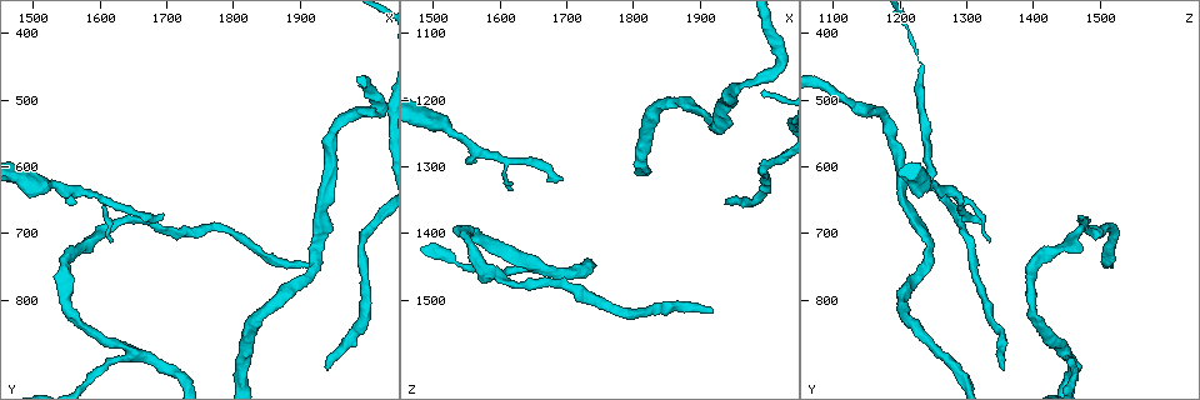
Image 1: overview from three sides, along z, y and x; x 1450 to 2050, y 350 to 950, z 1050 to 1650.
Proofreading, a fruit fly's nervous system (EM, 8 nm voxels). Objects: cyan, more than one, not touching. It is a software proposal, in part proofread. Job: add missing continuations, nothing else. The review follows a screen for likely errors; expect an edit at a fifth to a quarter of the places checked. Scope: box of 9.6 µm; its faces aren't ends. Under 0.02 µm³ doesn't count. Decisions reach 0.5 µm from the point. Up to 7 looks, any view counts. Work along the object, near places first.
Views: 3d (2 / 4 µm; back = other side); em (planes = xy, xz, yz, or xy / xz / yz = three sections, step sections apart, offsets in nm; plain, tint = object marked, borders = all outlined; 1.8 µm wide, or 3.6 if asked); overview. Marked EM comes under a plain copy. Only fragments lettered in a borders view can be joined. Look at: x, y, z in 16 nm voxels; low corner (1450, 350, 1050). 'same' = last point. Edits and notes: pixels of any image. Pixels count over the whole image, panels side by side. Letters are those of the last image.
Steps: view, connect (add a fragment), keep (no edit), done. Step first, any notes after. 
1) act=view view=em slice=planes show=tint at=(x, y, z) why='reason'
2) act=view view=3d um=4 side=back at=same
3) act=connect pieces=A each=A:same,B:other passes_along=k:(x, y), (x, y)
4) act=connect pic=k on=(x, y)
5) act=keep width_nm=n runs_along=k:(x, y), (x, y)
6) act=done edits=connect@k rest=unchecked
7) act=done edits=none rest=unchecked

act=view view=em slice=xz step=4 show=borders at=(1925, 750, 1520) why='end of a long branch'

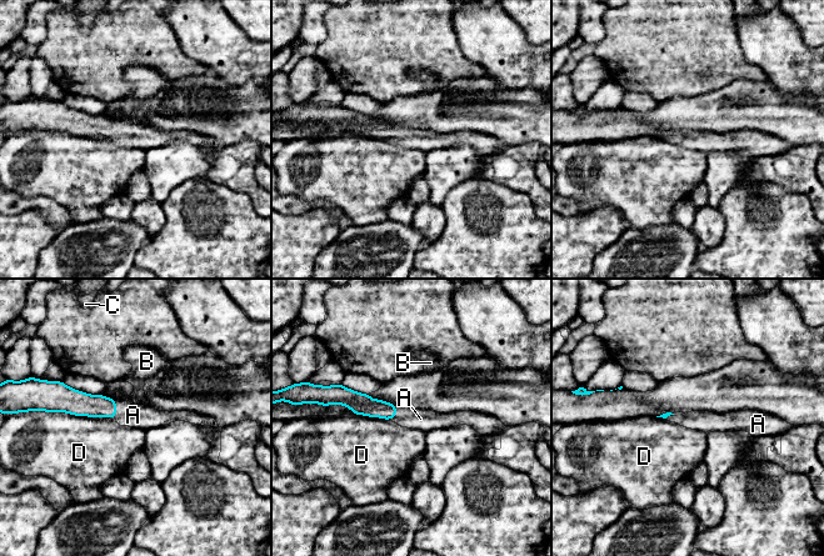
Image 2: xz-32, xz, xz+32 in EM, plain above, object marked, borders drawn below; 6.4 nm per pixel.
act=view view=em slice=planes show=borders at=same

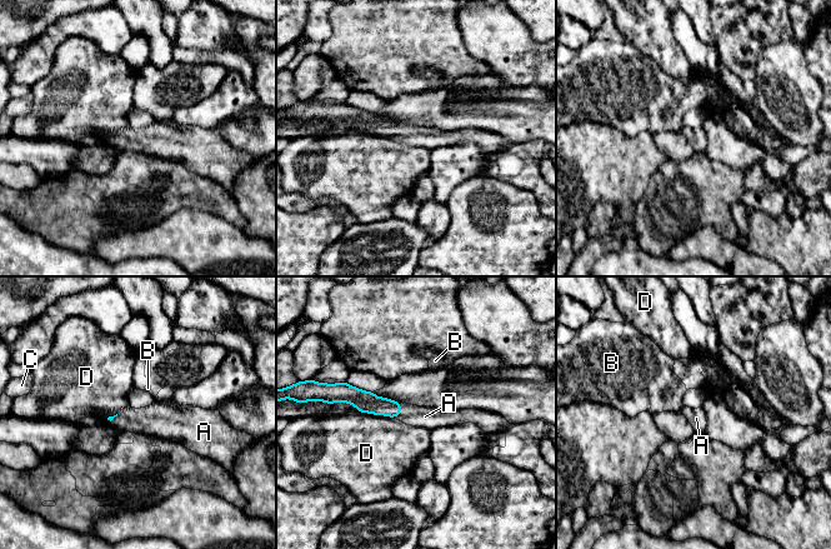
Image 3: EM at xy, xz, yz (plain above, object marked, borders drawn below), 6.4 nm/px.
act=connect pic=3 on=(425, 417) each=A:same,B:other,C:other,D:other passes_along=3:(365, 402), (400, 412), (425, 417) found='the neuron continues'

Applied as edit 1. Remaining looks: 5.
act=view view=3d um=4 at=(1935, 905, 1360) why='an open end'

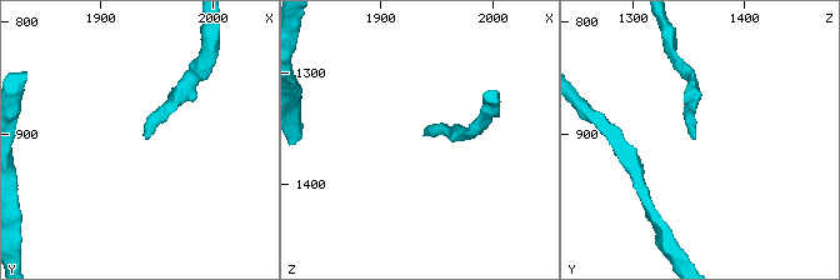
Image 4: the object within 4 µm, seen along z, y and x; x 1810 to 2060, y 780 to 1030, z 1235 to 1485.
act=view view=em slice=yz step=4 show=borders at=(1942, 904, 1356) why='shape alone is not enough'

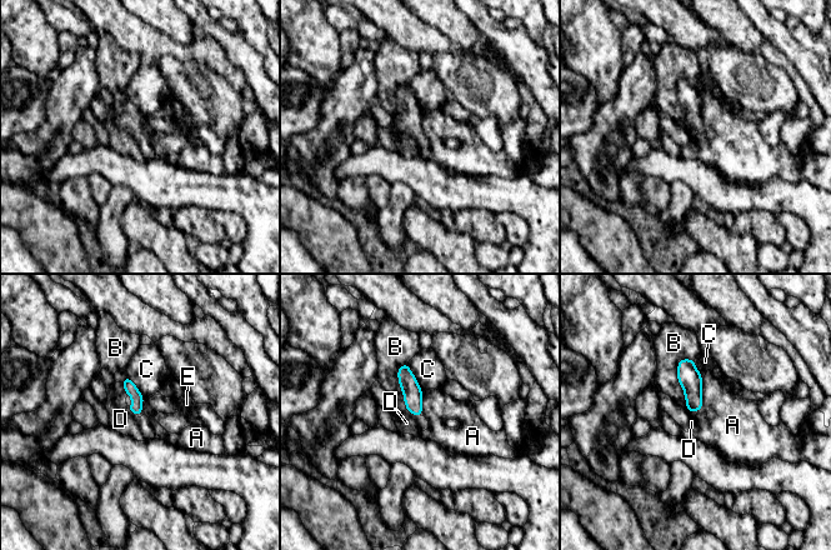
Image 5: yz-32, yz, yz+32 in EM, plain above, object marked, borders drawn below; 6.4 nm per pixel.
act=connect pic=5 on=(406, 423) each=A:other,B:other,C:other,D:same,E:other passes_along=5:(413, 394), (405, 405), (406, 423) found='it goes on there'

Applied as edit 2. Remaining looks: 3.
act=view view=overview

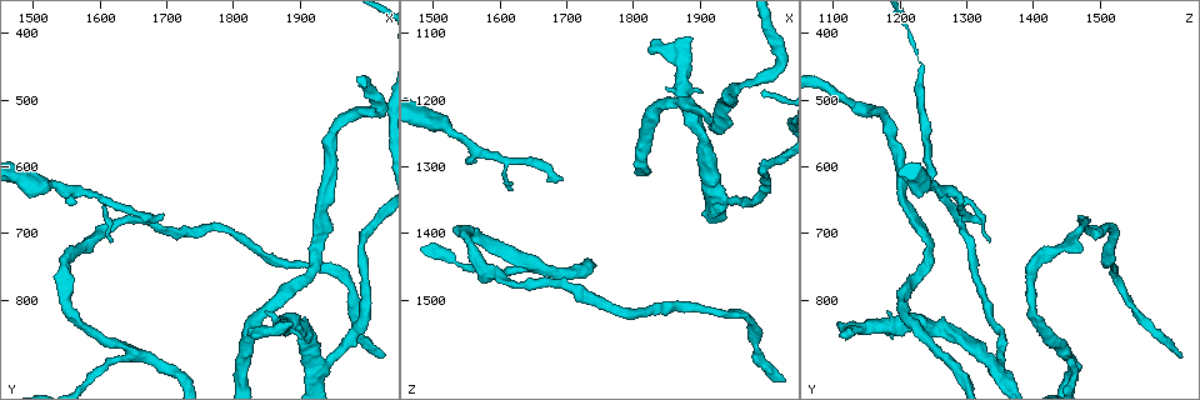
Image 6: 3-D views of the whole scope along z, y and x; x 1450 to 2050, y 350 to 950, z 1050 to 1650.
act=view view=3d um=2 at=(1890, 835, 1105) why='free end'

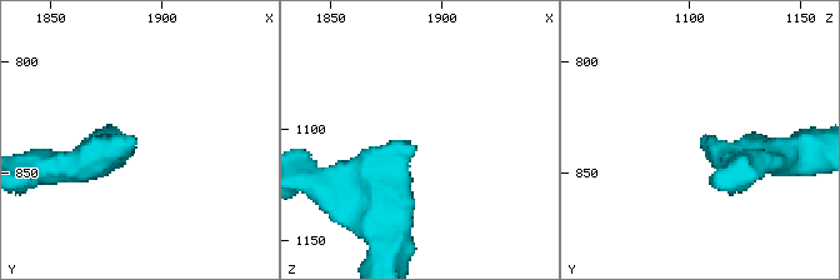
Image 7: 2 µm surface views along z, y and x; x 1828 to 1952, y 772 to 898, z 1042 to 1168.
act=view view=em slice=planes show=borders at=(1886, 835, 1108) why='need the tissue'

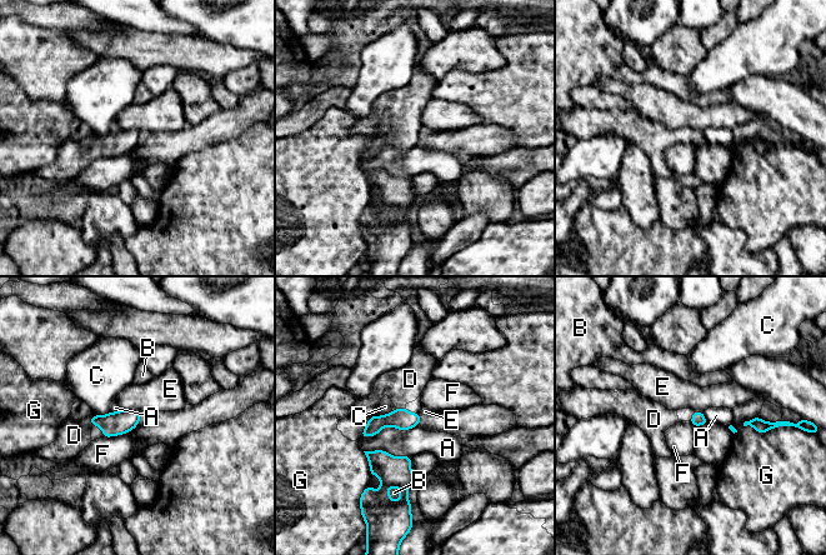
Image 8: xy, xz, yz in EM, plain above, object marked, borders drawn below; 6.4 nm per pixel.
act=connect pic=8 on=(74, 435) longest_contact=A:400nm each=A:other,B:other,C:other,D:same,E:other,F:other,G:other passes_along=8:(121, 421), (90, 421), (74, 435) found='it goes on there'

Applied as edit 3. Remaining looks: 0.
act=done edits=connect@3,connect@5,connect@8 rest=unchecked

